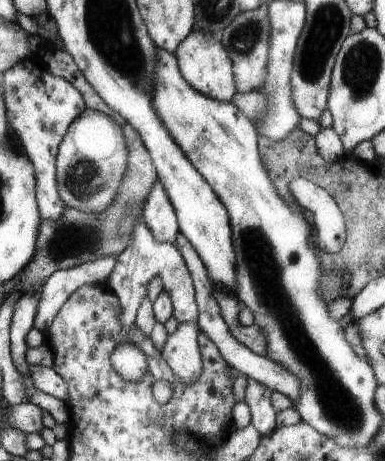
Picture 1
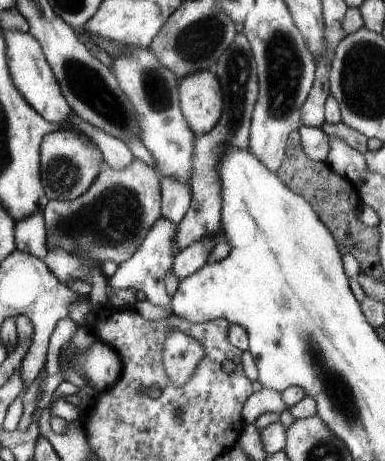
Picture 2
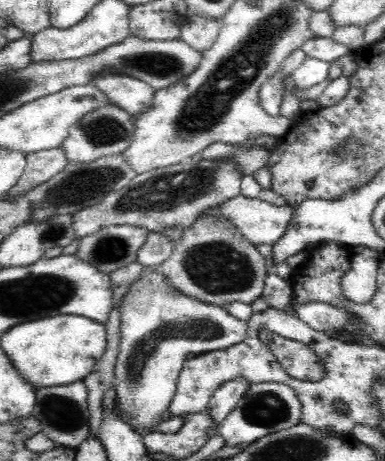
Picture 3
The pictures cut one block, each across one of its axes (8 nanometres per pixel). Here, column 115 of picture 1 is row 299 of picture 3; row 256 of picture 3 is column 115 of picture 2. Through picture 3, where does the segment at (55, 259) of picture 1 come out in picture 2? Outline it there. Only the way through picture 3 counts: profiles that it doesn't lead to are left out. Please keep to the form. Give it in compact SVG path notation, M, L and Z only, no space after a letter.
M141 160L121 170L105 166L93 186L75 200L49 200L43 208L47 250L61 248L69 254L89 254L95 262L113 260L117 266L137 254L149 230L161 218L161 174Z

